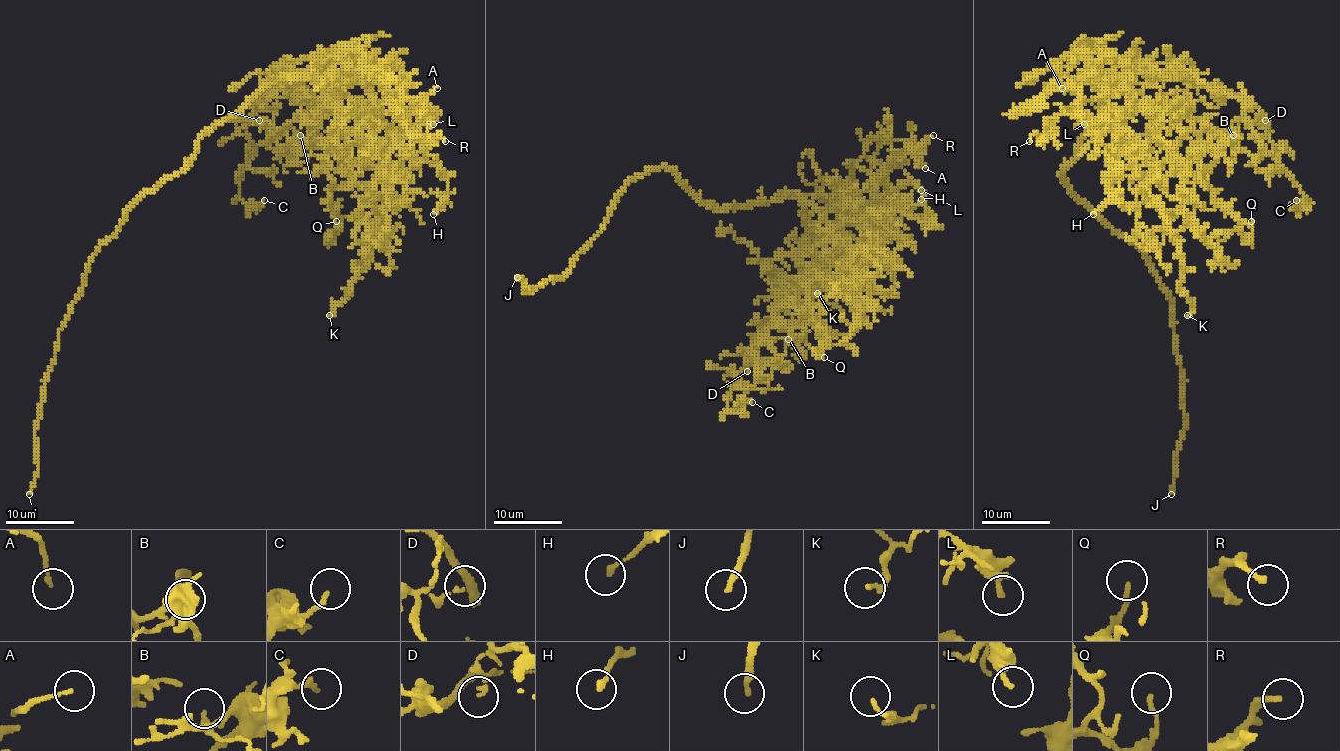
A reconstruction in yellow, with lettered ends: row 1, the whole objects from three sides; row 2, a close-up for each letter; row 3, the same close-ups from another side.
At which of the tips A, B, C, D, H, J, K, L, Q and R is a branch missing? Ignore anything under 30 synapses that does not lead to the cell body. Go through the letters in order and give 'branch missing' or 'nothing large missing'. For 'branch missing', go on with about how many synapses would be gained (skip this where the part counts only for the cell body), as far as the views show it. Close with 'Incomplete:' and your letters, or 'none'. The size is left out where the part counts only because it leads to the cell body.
A: nothing large missing
B: nothing large missing
C: nothing large missing
D: nothing large missing
H: nothing large missing
J: branch missing
K: nothing large missing
L: nothing large missing
Q: nothing large missing
R: branch missing; 50 synapses
Incomplete: J, R

